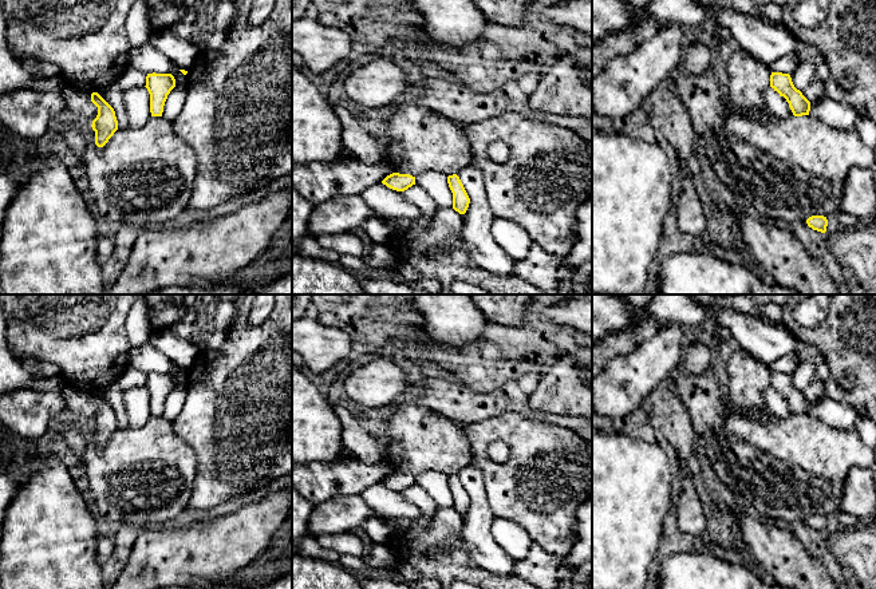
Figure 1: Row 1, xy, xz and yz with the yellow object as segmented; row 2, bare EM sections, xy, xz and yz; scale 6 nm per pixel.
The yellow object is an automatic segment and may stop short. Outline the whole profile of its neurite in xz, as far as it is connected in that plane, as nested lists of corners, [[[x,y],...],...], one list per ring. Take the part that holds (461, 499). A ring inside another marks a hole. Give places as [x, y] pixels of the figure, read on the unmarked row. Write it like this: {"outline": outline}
{"outline": [[[457,474],[449,475],[447,483],[453,493],[453,509],[455,511],[458,511],[459,514],[465,514],[469,507],[470,498],[465,490],[459,477]]]}

